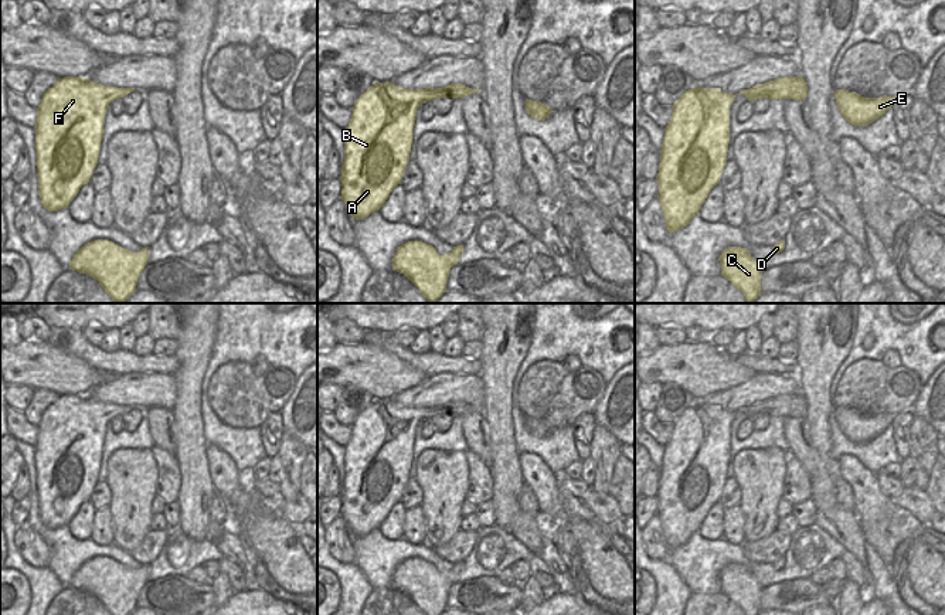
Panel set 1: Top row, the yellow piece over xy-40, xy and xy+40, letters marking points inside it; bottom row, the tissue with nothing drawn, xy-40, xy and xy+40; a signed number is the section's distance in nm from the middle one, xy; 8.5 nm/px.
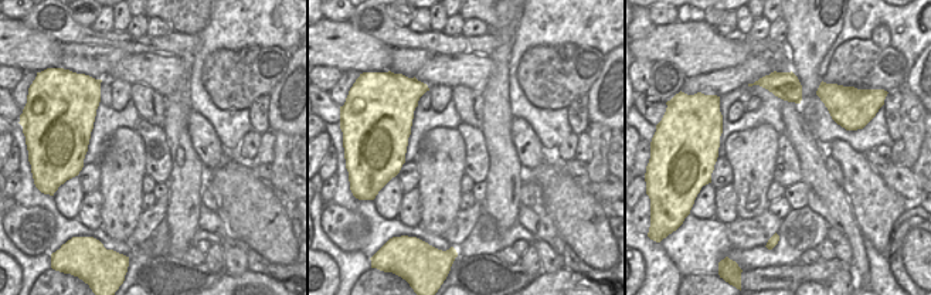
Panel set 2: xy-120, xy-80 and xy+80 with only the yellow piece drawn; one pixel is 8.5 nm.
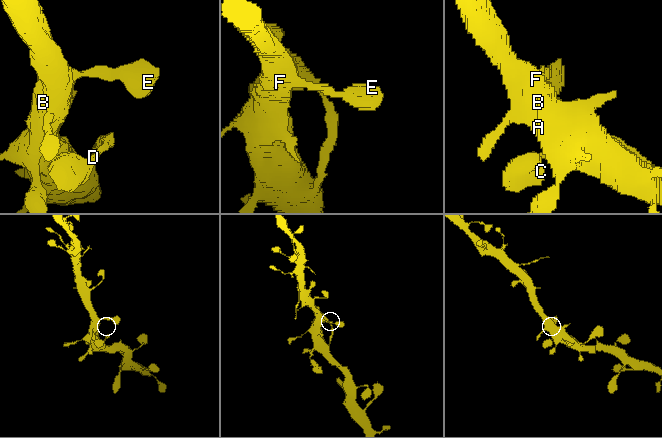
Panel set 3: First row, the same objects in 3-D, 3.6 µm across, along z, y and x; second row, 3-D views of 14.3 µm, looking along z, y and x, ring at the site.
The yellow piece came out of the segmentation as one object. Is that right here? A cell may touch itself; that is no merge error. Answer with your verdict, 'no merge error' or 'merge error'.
no merge error

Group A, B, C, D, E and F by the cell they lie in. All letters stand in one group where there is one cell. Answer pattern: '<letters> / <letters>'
A B C D E F

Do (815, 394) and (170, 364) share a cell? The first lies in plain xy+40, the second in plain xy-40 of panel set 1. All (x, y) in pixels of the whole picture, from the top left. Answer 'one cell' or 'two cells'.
two cells

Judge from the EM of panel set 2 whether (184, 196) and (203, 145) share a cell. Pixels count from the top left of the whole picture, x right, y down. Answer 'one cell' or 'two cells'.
two cells

